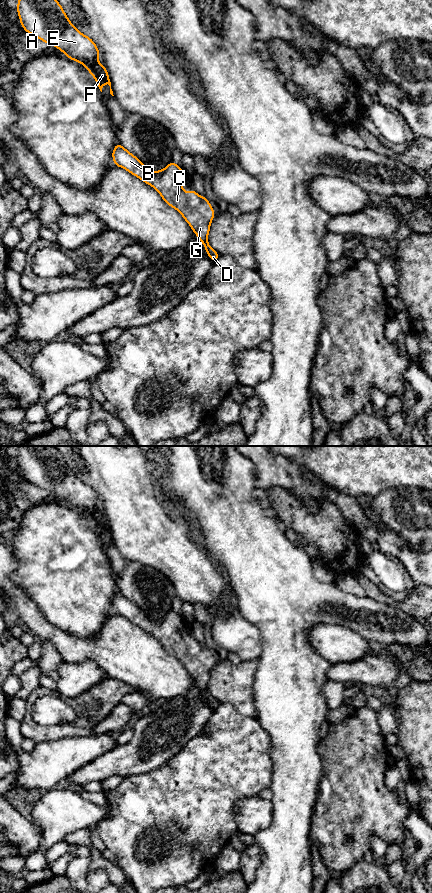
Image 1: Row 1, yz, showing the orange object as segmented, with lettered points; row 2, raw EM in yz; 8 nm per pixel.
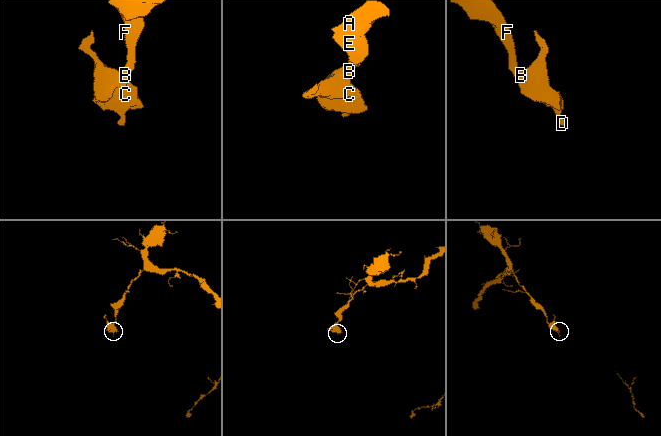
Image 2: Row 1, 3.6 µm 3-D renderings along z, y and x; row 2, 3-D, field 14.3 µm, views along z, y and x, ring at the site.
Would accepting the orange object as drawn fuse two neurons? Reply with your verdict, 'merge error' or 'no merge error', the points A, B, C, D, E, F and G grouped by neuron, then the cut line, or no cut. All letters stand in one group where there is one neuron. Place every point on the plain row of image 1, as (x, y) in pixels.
no merge error; groups A B C D E F G; cut none

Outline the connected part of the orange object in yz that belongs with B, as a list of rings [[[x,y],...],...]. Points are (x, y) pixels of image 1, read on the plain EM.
[[[119,590],[112,599],[112,607],[115,614],[124,616],[130,622],[155,636],[167,653],[176,657],[183,664],[202,690],[209,706],[213,710],[217,709],[220,702],[208,691],[210,672],[215,665],[214,657],[206,645],[198,643],[194,637],[187,641],[183,638],[182,615],[171,609],[163,618],[151,619]]]

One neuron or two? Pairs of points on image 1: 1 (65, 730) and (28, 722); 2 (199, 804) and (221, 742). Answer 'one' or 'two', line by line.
1: one
2: one

